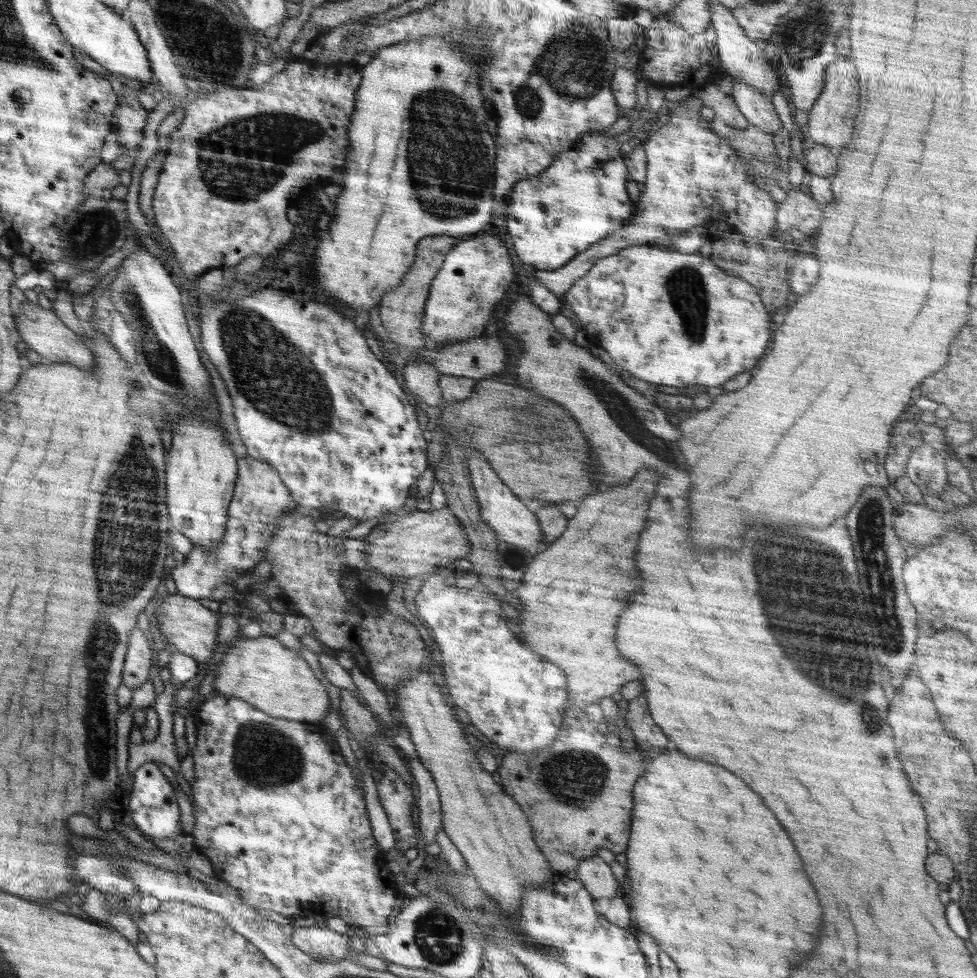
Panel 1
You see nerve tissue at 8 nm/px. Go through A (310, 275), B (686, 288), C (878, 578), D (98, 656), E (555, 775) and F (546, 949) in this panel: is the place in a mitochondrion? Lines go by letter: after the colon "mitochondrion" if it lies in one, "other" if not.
A: other
B: mitochondrion
C: mitochondrion
D: mitochondrion
E: mitochondrion
F: mitochondrion

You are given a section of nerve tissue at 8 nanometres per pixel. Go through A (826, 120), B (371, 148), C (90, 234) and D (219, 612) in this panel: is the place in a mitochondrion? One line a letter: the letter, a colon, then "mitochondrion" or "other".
A: other
B: other
C: mitochondrion
D: other

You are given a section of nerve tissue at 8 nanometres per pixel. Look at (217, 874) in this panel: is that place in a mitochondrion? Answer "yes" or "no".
no

